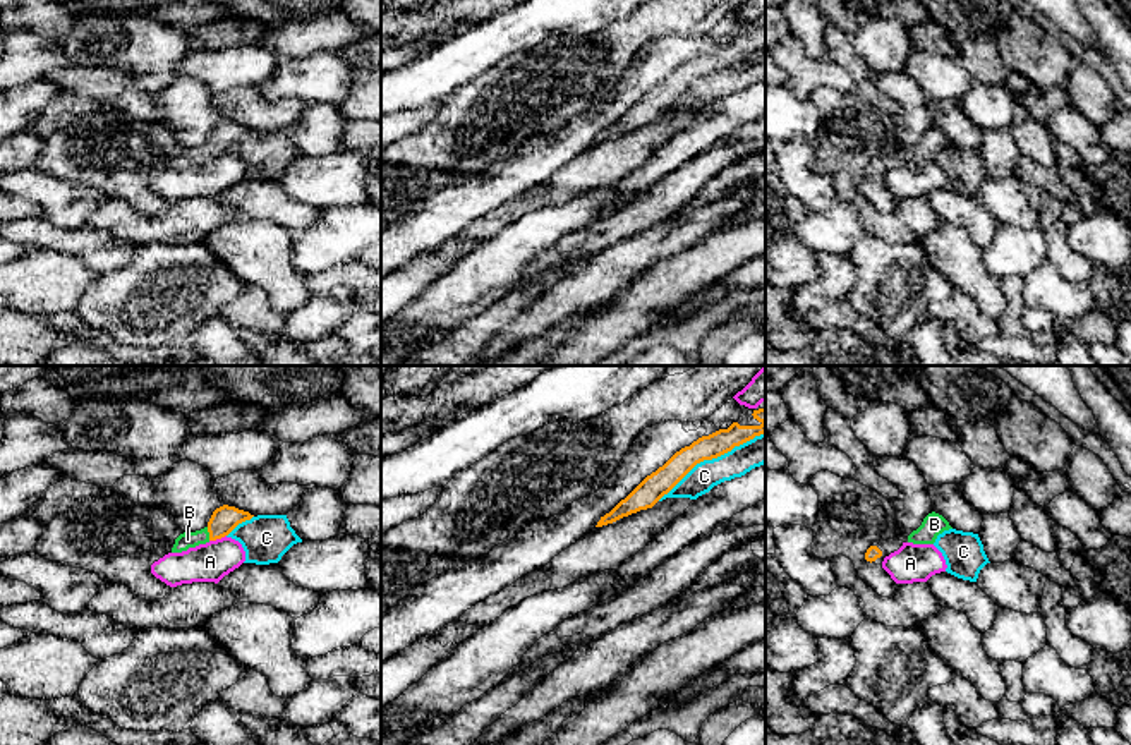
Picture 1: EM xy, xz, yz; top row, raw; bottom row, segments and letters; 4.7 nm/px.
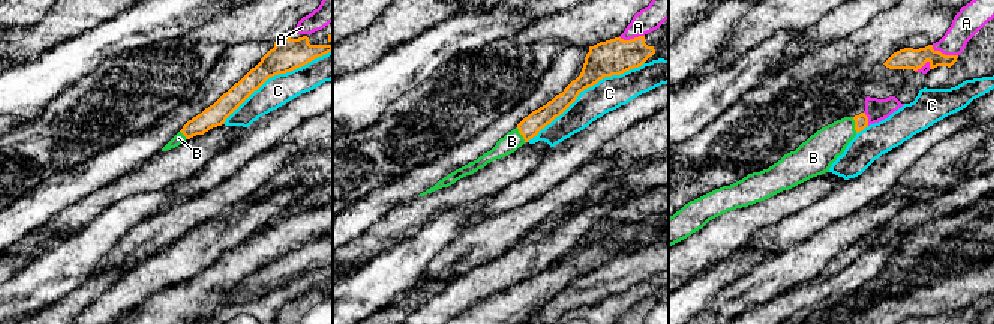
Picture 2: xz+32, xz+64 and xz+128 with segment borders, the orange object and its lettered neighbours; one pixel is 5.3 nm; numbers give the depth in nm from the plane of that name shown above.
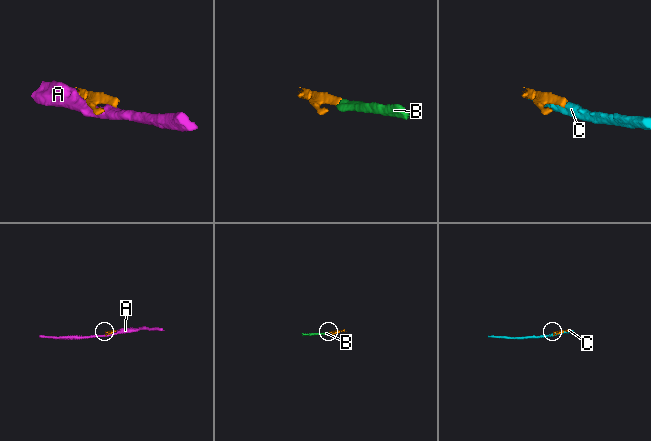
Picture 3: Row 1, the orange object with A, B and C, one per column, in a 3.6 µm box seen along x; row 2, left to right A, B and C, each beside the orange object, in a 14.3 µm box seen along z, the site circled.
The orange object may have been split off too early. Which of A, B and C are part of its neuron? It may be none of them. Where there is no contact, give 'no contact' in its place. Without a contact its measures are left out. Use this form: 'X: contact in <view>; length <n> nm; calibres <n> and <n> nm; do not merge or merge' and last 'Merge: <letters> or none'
A: contact in xy; length 90 nm; calibres 120 and 180 nm; do not merge
B: contact in xy; length 70 nm; calibres 120 and 80 nm; merge
C: contact in xz; length 600 nm; calibres 120 and 140 nm; do not merge
Merge: B

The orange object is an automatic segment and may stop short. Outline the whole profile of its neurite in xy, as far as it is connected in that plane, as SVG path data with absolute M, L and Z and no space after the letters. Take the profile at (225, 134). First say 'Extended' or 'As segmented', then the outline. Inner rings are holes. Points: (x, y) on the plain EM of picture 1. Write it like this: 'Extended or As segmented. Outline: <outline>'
Extended. Outline: M223 120L216 124L208 141L196 148L184 148L175 154L172 168L182 168L189 163L228 151L239 139L251 136L254 130L235 122Z

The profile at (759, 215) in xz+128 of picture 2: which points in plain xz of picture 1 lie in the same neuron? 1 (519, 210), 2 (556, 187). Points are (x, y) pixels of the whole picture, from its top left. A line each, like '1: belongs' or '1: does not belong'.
1: belongs
2: belongs

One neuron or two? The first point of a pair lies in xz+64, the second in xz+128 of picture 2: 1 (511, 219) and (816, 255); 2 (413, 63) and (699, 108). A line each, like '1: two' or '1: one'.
1: one
2: one

